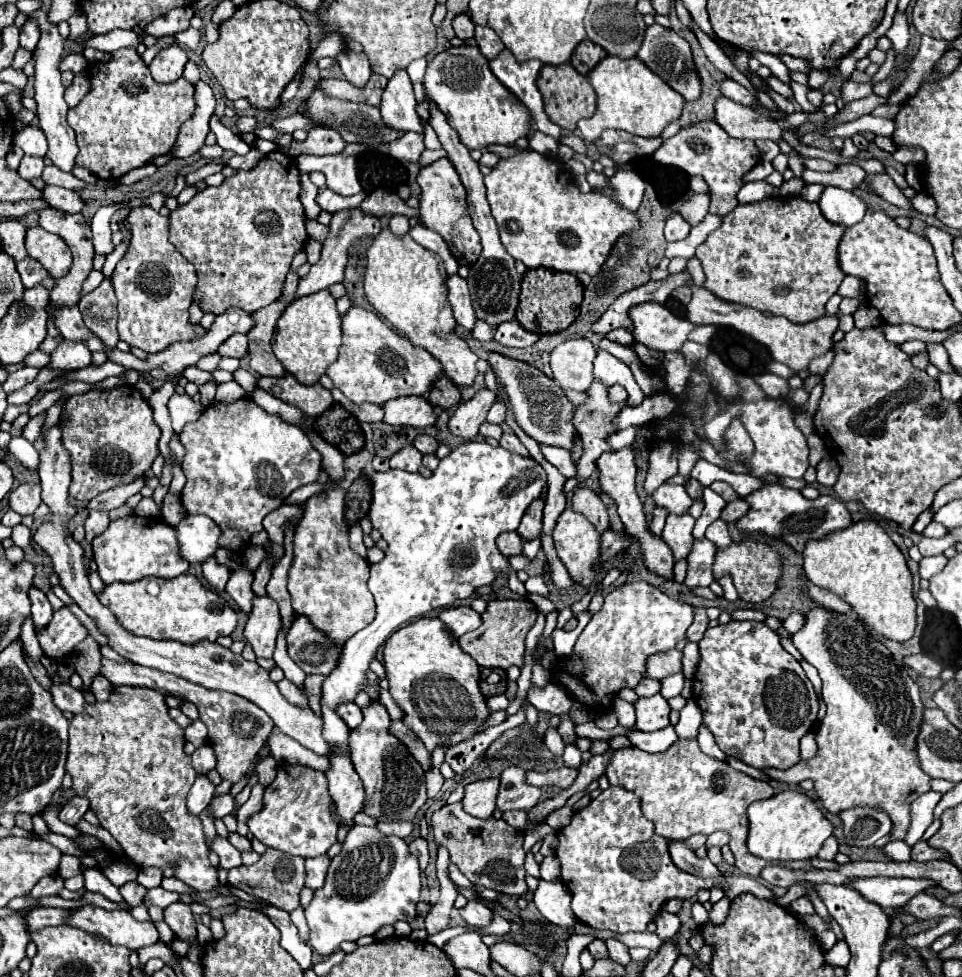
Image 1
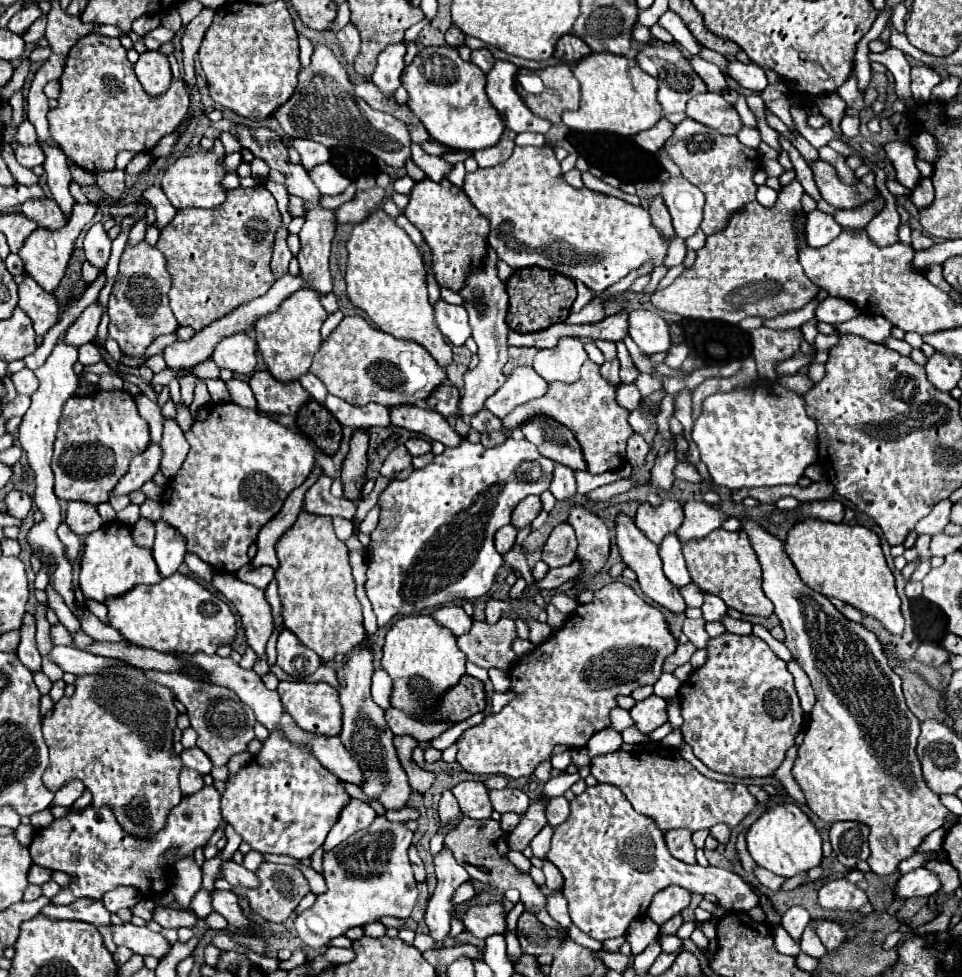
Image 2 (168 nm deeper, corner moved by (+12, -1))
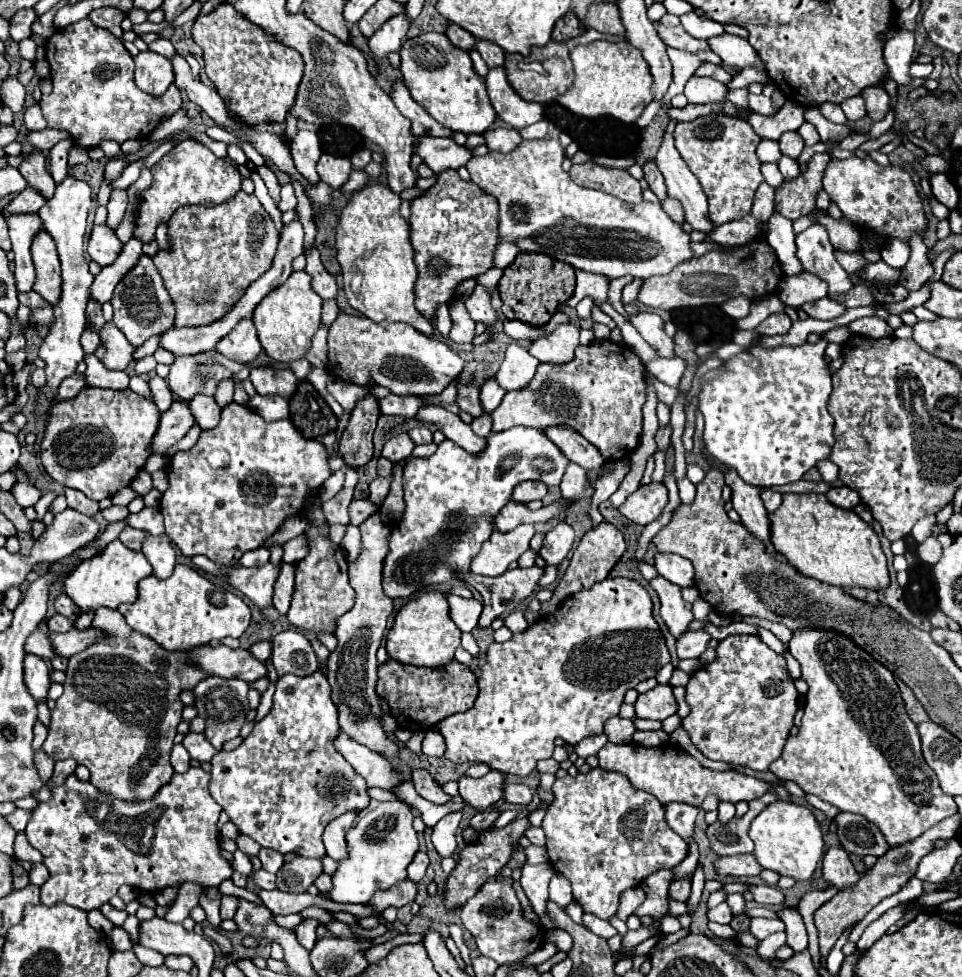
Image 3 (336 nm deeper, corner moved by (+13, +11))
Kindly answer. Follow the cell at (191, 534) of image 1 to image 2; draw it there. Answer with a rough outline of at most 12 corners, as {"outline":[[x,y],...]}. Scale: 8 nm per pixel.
{"outline":[[156,523],[152,555],[162,577],[176,573],[186,555],[184,537]]}

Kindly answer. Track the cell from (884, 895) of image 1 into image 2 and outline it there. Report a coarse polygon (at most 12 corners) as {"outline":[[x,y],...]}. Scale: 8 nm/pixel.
{"outline":[[930,869],[902,875],[900,899],[930,897],[940,891],[940,879]]}

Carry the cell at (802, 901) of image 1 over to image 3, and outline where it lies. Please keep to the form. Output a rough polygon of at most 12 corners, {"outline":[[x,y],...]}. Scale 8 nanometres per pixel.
{"outline":[[795,907],[777,915],[785,923],[787,945],[797,953],[807,949],[807,929]]}

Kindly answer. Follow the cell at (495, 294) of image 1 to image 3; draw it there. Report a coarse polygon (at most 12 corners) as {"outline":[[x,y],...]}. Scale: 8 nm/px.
{"outline":[[481,283],[465,301],[475,321],[487,331],[499,319],[491,291]]}

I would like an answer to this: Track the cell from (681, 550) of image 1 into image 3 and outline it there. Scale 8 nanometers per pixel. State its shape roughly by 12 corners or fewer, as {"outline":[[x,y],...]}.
{"outline":[[663,483],[639,485],[619,511],[637,525],[657,521],[669,503]]}

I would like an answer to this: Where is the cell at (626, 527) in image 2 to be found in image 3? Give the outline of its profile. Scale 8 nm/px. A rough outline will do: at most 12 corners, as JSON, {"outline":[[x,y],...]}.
{"outline":[[657,575],[649,585],[661,599],[661,617],[679,637],[693,621],[681,587]]}

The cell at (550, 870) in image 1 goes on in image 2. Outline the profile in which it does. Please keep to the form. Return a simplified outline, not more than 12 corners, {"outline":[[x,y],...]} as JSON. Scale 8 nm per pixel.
{"outline":[[544,859],[548,889],[562,889],[562,873]]}

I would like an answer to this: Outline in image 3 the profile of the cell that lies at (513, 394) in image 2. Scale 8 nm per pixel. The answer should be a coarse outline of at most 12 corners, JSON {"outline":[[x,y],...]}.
{"outline":[[509,345],[495,381],[505,391],[527,387],[539,361]]}

